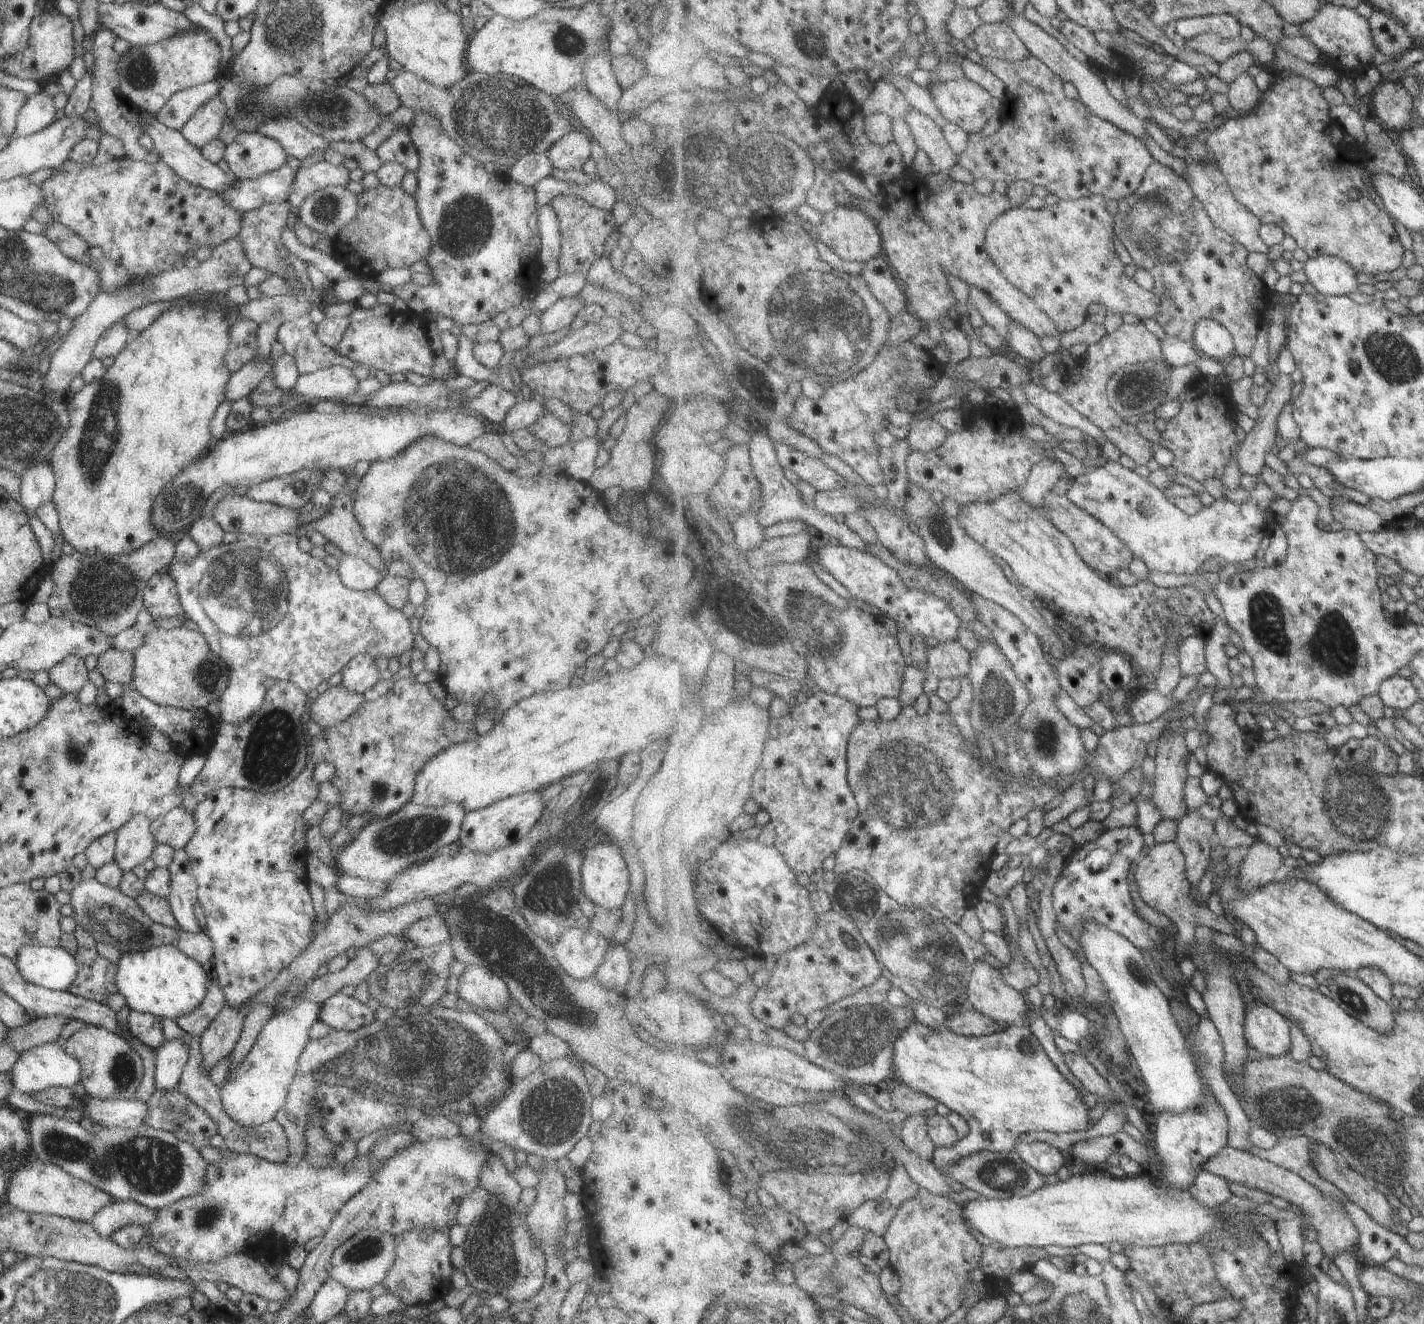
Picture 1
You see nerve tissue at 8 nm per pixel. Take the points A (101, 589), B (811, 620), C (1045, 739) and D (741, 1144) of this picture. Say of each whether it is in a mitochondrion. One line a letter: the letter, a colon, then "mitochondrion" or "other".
A: mitochondrion
B: mitochondrion
C: mitochondrion
D: other

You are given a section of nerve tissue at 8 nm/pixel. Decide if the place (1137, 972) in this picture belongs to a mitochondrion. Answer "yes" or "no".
yes

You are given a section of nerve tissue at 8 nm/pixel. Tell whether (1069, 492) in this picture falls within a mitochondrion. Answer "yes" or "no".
no

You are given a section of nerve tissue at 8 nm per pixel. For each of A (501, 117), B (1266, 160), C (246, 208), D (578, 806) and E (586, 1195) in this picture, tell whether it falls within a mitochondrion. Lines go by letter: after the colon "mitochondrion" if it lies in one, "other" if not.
A: mitochondrion
B: other
C: other
D: other
E: other

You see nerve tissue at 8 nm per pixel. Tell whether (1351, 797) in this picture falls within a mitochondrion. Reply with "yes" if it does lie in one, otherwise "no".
yes

